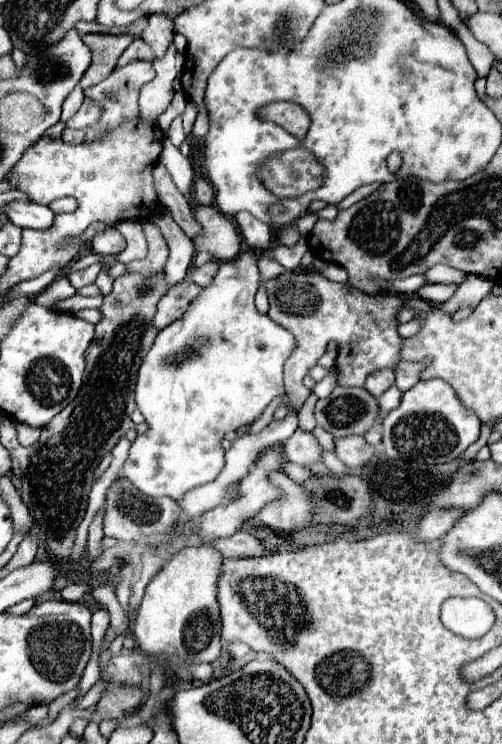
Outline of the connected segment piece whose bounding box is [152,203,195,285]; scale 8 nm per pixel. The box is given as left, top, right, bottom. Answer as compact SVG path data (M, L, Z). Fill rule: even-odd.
M158 203L157 209L152 220L161 229L161 233L167 239L167 245L169 245L169 259L165 265L165 281L169 285L175 285L185 279L187 269L191 267L191 261L195 255L195 247L193 247L193 241L185 235L185 231L173 221L169 209L160 203Z

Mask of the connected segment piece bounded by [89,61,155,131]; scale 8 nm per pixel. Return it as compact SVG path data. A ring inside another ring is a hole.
M131 61L129 65L115 69L103 83L89 89L89 97L93 101L105 103L105 117L97 127L101 127L103 131L111 131L121 123L135 119L139 115L139 91L153 77L153 63Z

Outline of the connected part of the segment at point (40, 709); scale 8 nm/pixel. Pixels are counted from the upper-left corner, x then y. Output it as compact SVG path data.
M36 705L26 712L21 714L23 719L27 722L31 723L32 725L36 725L42 722L48 715L48 706L47 705Z

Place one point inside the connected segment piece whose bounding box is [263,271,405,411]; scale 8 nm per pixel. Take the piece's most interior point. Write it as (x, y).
(316, 310)

